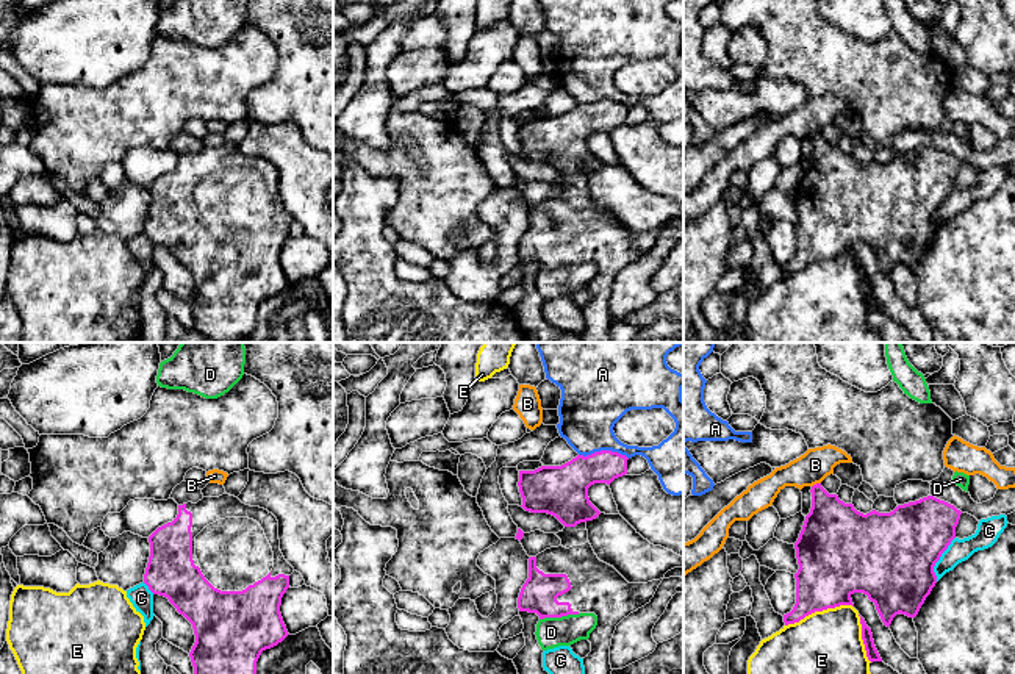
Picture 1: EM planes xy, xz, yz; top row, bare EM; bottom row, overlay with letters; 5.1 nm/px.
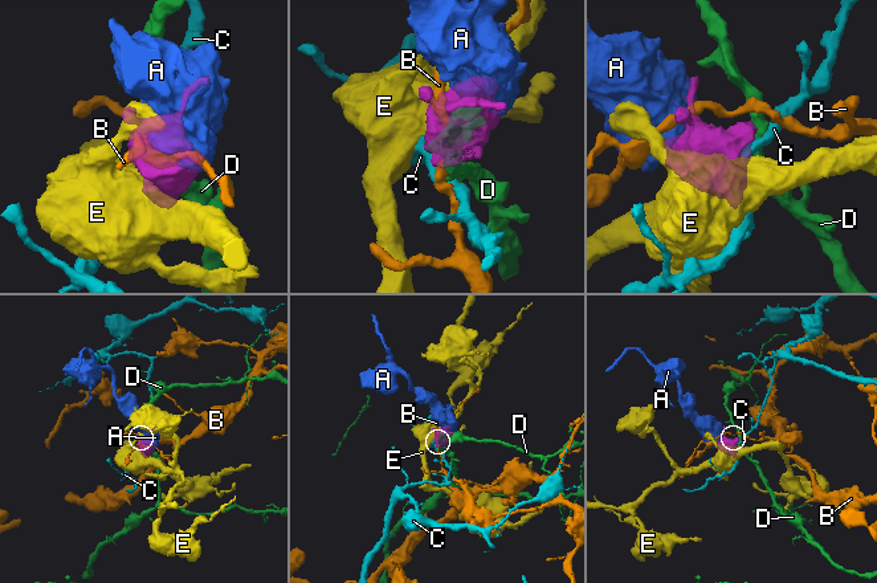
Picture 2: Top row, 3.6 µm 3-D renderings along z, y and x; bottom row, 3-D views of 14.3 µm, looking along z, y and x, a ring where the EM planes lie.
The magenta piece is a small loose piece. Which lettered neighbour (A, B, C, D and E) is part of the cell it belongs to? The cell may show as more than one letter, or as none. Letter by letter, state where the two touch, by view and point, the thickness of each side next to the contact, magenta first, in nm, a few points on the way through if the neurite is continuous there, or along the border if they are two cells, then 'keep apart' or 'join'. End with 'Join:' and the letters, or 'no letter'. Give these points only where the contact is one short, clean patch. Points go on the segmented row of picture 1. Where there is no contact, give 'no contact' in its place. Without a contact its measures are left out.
A: meets magenta in xz at (604, 451); 200 nm thick on the magenta side, 320 nm on the other; keep apart
B: meets magenta in yz at (817, 483); 300 nm thick on the magenta side, 170 nm on the other; border along yz (820, 482), (812, 487); keep apart
C: meets magenta in yz at (939, 559); 460 nm thick on the magenta side, 120 nm on the other; keep apart
D: meets magenta in xz at (559, 616); 190 nm thick on the magenta side, 160 nm on the other; border along xz (579, 613), (540, 620); keep apart
E: meets magenta in yz at (818, 610); 360 nm thick on the magenta side, 320 nm on the other; keep apart
Join: no letter

